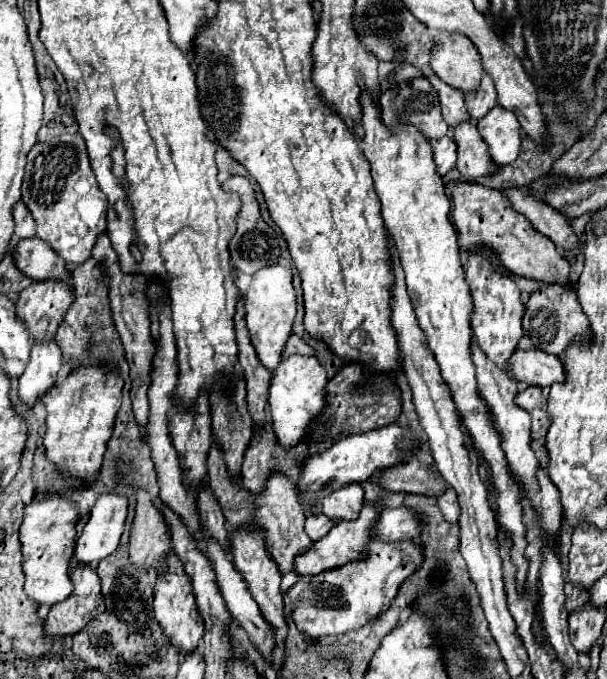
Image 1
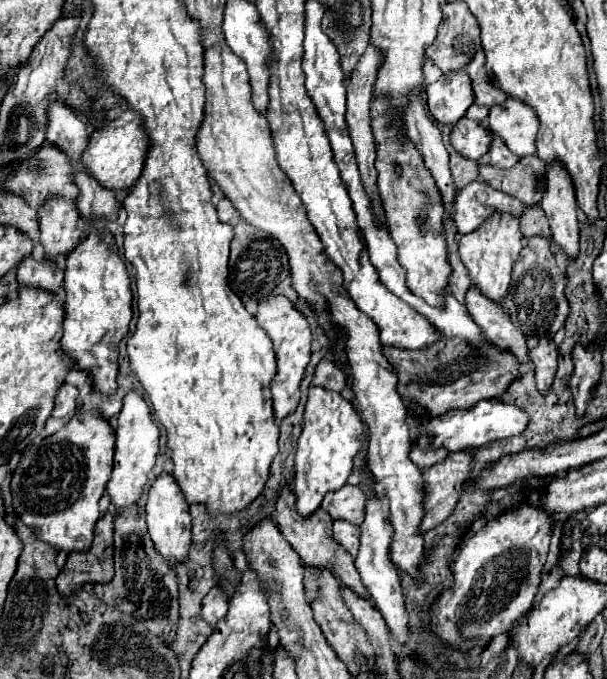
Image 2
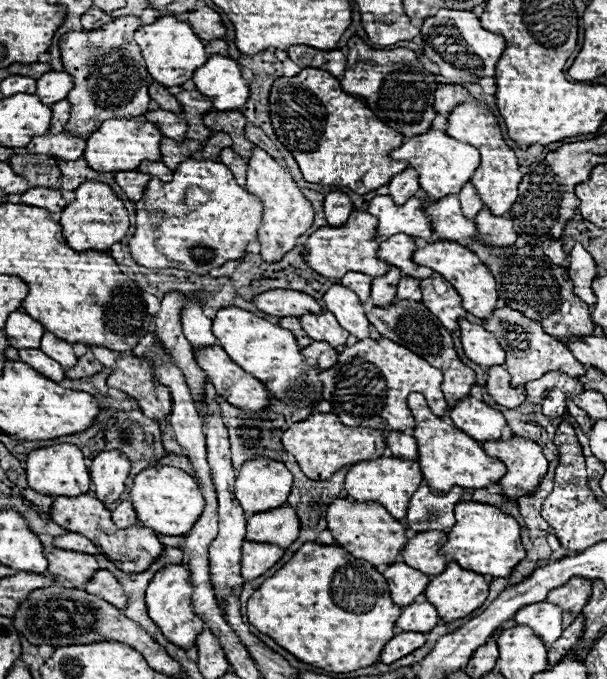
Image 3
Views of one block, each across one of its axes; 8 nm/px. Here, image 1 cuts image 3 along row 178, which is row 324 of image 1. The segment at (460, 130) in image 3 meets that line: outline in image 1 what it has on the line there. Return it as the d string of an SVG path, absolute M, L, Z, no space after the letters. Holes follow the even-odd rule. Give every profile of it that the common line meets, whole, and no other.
M474 252L470 254L466 266L466 282L470 286L470 296L474 302L474 312L470 316L472 332L478 342L478 346L486 352L486 356L502 370L506 370L506 360L514 354L518 340L522 338L522 314L524 304L520 300L520 288L516 282L500 272L488 256Z

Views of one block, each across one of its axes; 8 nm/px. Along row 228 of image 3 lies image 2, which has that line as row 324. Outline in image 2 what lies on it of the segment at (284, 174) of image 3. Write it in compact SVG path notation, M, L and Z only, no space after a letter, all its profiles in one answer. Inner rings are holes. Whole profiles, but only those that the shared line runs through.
M272 296L266 302L262 302L258 308L256 320L266 330L270 340L274 342L278 374L274 376L270 386L272 386L272 396L274 396L274 414L278 420L284 420L286 416L294 414L298 400L300 400L300 382L302 382L304 370L310 362L310 342L312 342L310 326L306 322L306 318L294 308L294 304L286 296Z

